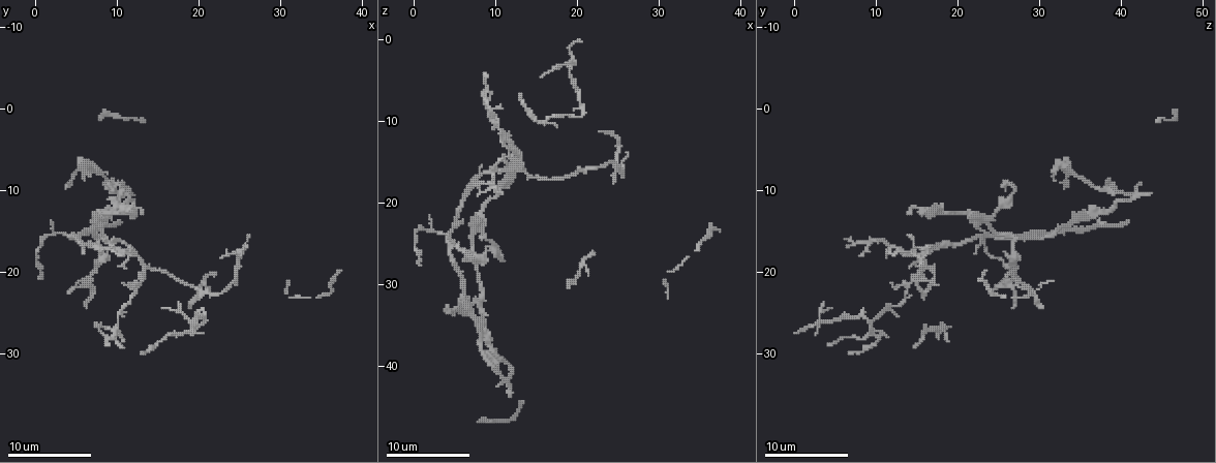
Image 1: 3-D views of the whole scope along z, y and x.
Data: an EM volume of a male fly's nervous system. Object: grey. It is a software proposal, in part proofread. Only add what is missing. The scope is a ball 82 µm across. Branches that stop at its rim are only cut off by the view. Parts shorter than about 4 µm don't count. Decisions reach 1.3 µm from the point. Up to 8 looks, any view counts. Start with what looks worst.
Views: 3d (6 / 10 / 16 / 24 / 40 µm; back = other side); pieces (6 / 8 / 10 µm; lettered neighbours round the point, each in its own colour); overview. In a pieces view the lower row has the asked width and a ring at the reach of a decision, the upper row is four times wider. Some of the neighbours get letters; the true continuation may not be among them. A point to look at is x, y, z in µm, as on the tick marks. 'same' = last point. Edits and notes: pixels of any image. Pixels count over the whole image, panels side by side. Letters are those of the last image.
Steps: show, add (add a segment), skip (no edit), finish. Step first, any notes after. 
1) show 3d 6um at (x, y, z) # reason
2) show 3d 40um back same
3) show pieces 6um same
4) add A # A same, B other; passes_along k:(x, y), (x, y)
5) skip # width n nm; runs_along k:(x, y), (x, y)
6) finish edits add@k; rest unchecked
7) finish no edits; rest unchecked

show pieces 6um at (13.2, 12.8, 13.8) # long arm stops here

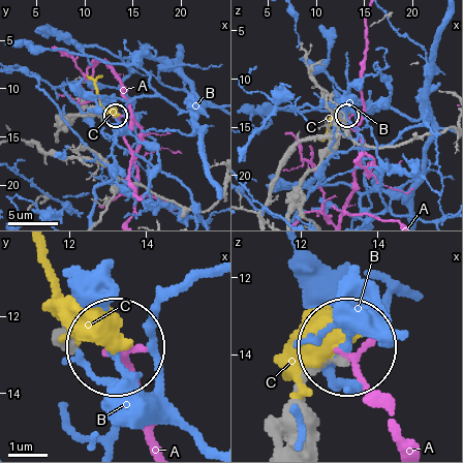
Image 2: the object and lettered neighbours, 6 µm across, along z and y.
skip # A other, B other, C other; none of them fits

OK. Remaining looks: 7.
show 3d 10um at (3.8, 9.6, 33.2) # end of a long branch

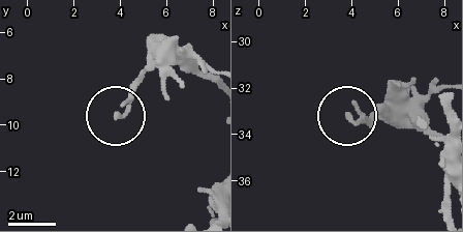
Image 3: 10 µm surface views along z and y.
show pieces 8um at (3.9, 9.5, 33.2) # what lies round it

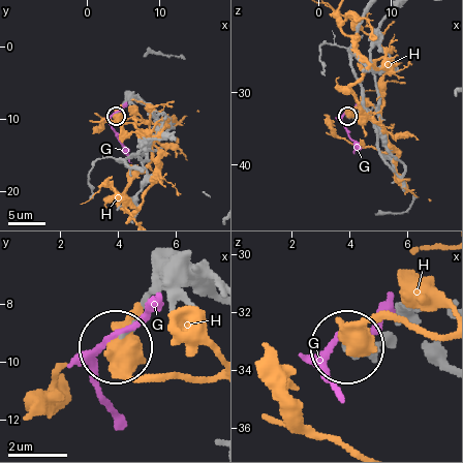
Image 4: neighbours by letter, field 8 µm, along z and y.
skip # G other, H other; none of them fits

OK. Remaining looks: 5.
show 3d 6um at (8.8, 7.8, 32.0) # an open end

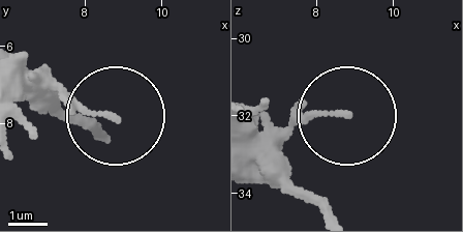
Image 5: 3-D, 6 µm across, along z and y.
show pieces 8um at (8.70, 7.80, 32.00) # what lies round it

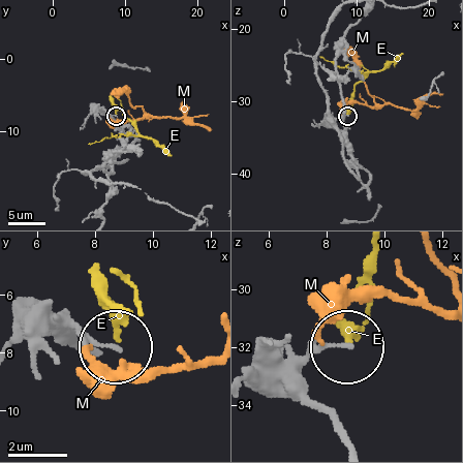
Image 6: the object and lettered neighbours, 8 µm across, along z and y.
skip # width 130 nm; E other, M other; runs_along 6:(348, 443), (301, 376), (306, 362), (341, 347); none of them fits

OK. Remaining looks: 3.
show pieces 6um at (22.8, 18.0, 11.0) # an open end

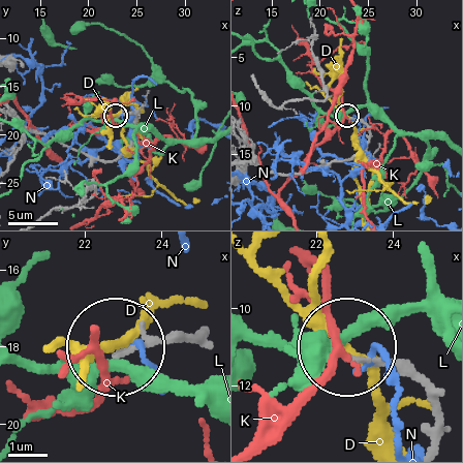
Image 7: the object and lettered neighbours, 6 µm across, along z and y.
skip # D other, K other, L other, N other; none of them fits

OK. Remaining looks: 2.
finish no edits; rest unchecked

